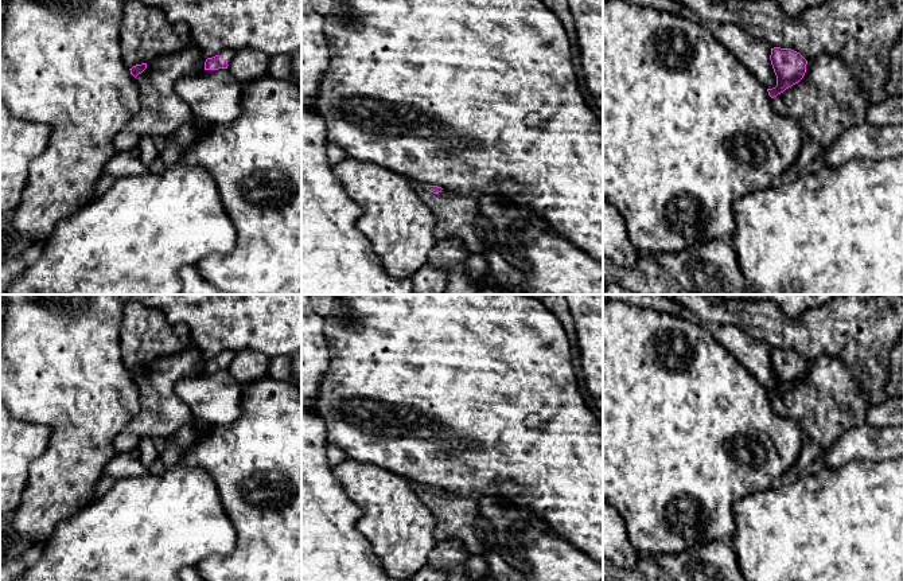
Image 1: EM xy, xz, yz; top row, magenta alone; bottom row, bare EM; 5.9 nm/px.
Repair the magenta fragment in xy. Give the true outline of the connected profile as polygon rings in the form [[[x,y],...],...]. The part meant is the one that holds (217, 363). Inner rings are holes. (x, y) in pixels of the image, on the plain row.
[[[231,350],[222,351],[218,356],[213,359],[206,359],[205,374],[213,374],[218,370],[227,370],[229,364],[234,359],[236,352]]]

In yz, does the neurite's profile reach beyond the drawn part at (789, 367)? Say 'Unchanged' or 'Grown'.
Unchanged

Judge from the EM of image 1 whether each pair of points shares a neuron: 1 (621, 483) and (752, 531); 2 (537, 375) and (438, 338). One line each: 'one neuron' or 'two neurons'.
1: two neurons
2: one neuron

